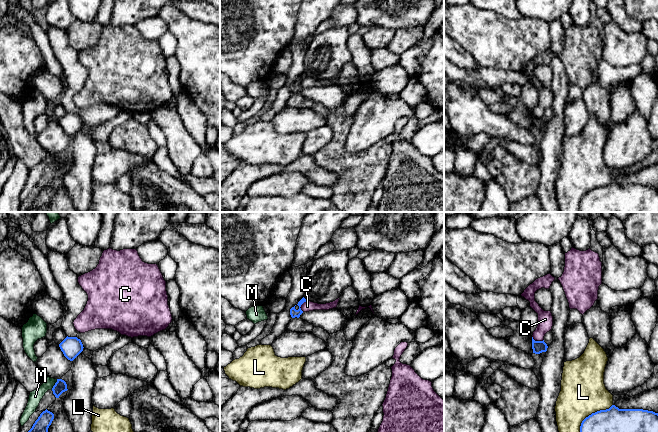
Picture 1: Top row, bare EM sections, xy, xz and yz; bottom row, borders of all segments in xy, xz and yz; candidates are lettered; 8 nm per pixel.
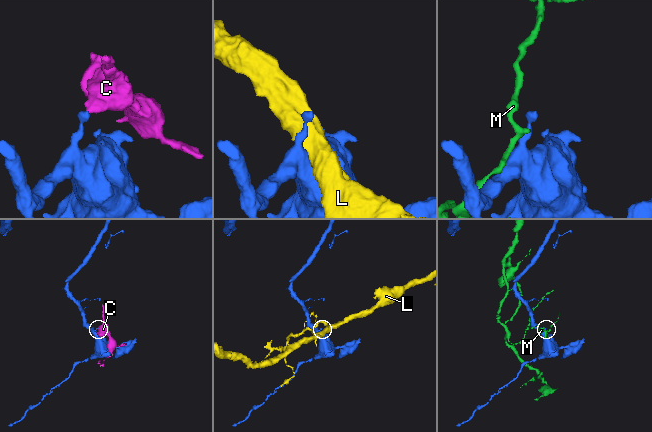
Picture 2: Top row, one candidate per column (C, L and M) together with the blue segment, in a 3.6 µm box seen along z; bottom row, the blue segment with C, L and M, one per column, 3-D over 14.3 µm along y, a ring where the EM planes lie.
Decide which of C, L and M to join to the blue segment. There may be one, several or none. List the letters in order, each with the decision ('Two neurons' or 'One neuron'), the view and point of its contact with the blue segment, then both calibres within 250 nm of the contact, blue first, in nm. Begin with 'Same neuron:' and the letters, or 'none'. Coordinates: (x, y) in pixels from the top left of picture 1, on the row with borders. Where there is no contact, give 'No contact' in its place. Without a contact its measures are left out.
Same neuron: none
C: Two neurons. Touches blue at yz (537, 341). Thickness 100 nm (blue) against 130 nm
L: Two neurons. Touches blue at yz (592, 413). Thickness 190 nm (blue) against 360 nm
M: Two neurons. Touches blue at xy (55, 384). Thickness 100 nm (blue) against 100 nm

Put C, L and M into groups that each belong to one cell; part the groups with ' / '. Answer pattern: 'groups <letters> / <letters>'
groups C / L / M

